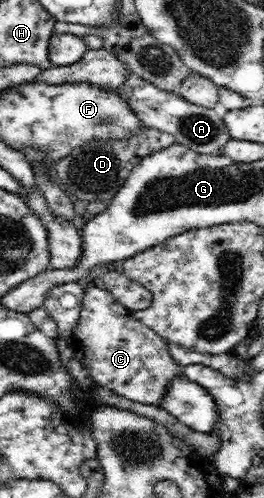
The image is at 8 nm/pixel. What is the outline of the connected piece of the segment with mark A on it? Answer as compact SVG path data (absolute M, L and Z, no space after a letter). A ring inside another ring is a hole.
M130 73L118 90L129 101L129 107L137 113L143 126L171 134L177 143L199 154L216 154L231 137L225 121L213 108L191 104L179 92L159 89L155 84L135 73Z

